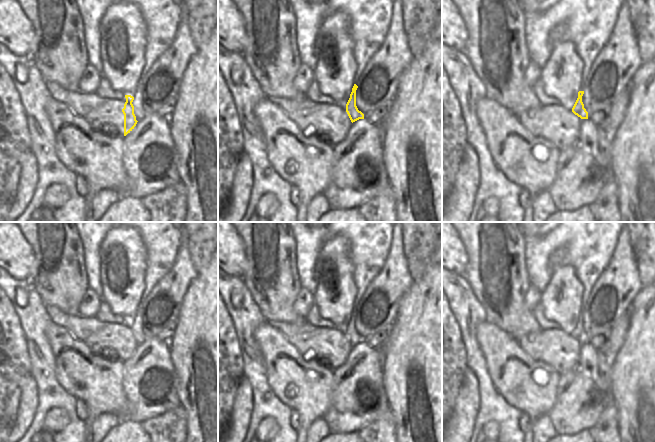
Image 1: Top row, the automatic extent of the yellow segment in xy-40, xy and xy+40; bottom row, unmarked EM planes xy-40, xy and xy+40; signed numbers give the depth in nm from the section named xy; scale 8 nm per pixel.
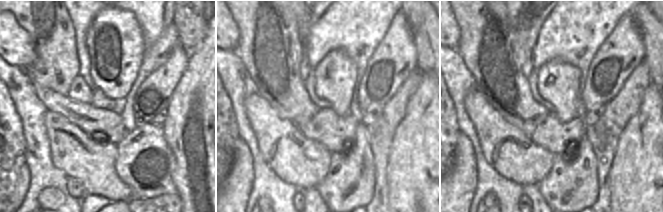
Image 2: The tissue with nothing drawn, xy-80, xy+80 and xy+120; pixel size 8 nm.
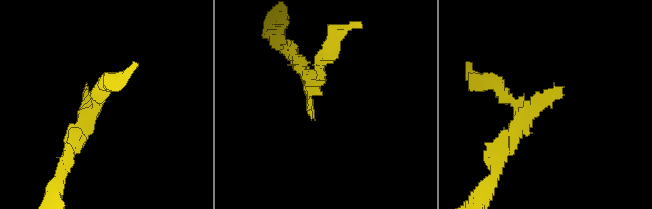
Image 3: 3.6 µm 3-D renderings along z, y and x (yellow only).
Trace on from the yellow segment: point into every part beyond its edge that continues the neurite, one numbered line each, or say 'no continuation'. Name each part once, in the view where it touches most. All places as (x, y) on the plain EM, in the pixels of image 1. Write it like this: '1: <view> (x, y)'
1: xy (379, 304)

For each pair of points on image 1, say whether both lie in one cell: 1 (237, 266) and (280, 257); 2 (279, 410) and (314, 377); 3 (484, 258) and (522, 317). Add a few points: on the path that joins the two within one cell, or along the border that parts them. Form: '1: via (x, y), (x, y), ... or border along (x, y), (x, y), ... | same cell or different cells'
1: border along (241, 241), (245, 256), (245, 273), (242, 278) | different cells
2: border along (269, 386), (285, 404), (293, 408), (298, 414) | different cells
3: via (497, 275), (505, 308) | same cell

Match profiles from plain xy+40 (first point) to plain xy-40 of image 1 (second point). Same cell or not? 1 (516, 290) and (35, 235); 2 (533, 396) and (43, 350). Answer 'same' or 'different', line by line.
1: same
2: different

